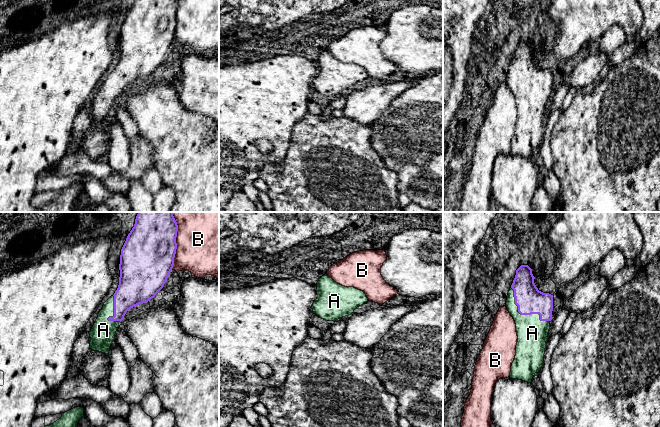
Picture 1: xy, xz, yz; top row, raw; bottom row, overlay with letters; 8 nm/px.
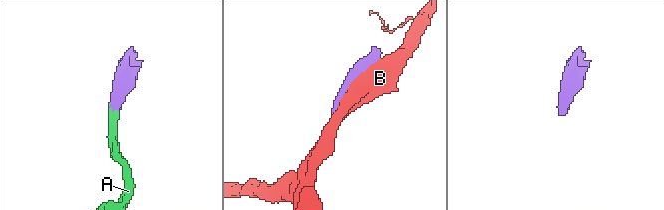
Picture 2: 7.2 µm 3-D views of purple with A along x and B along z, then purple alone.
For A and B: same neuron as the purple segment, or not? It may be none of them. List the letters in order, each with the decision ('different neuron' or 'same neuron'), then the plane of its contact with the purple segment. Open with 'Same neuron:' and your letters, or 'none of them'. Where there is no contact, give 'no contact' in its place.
Same neuron: A
A: same neuron; contact in yz
B: different neuron; contact in xy

